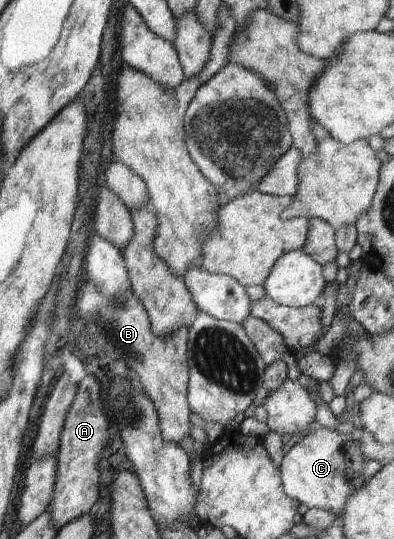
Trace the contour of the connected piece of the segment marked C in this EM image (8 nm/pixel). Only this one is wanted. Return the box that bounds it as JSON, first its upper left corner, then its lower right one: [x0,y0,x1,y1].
[279,426,365,519]

